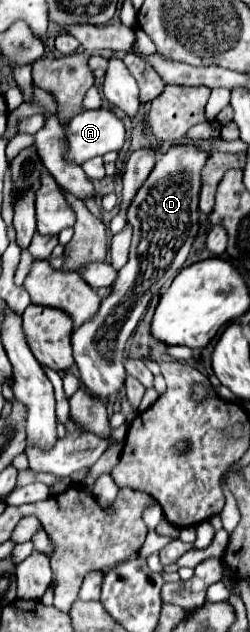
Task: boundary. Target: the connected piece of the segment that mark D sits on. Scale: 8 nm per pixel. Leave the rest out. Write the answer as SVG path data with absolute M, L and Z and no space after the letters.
M193 143L171 147L159 155L151 175L135 195L127 209L127 221L133 225L133 241L129 261L117 271L111 293L101 301L99 311L73 333L73 355L79 367L79 379L87 391L99 399L107 399L123 389L125 343L141 321L153 295L159 295L163 285L183 269L189 249L199 231L199 187L201 169L207 153Z

